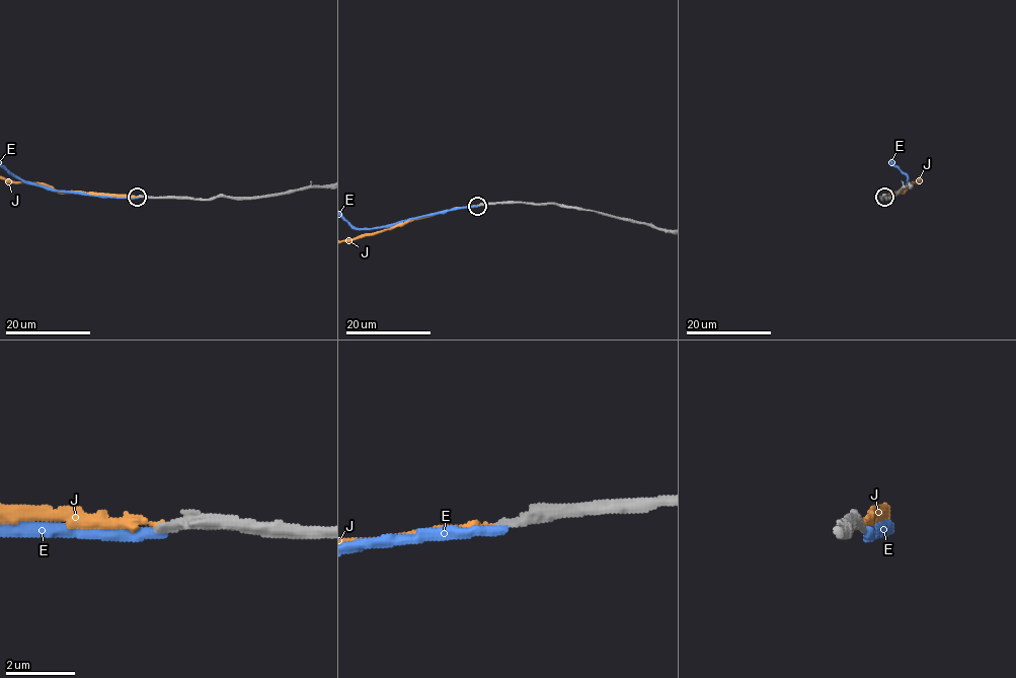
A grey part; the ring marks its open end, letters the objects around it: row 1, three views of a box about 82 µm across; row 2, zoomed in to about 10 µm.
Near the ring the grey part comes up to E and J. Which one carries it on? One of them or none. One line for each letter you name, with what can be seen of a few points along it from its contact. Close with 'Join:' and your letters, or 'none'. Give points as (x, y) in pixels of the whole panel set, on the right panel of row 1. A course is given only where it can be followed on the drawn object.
J: course (883, 198), (920, 172), (891, 218), (916, 212), (876, 207), (875, 143), (791, 55)
Join: J

